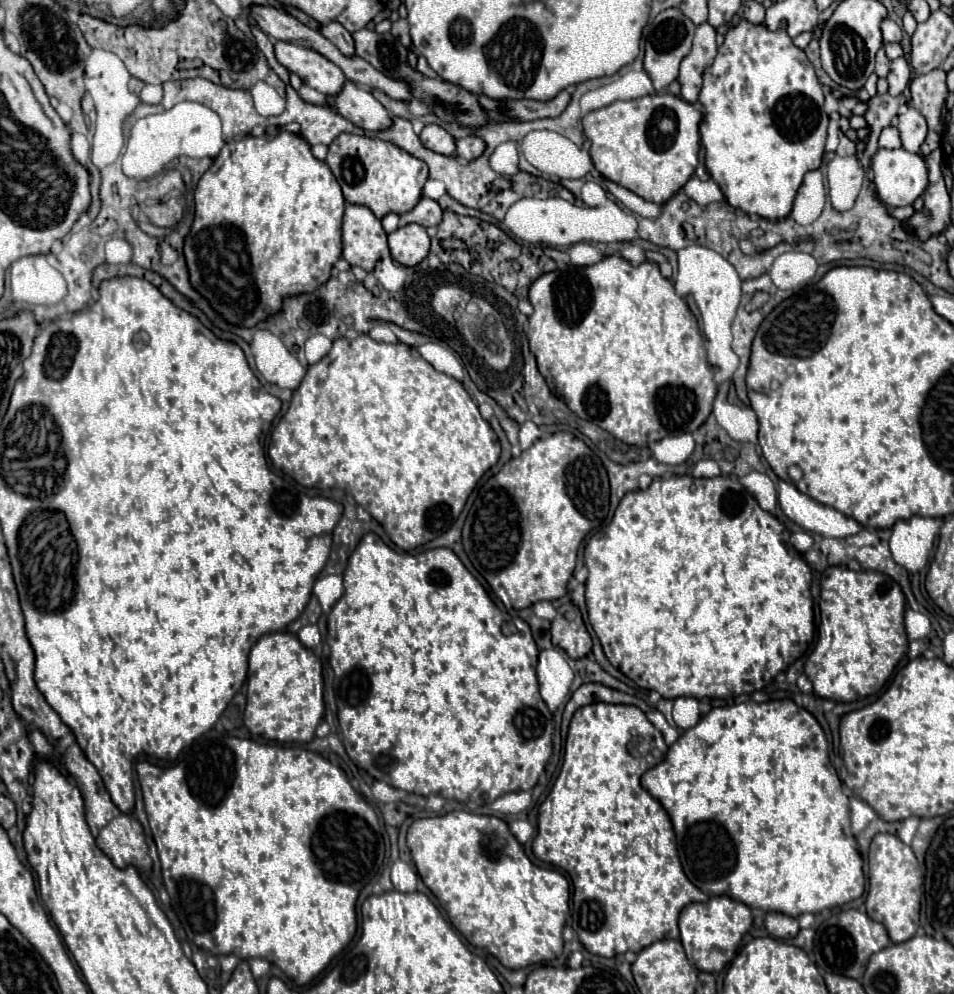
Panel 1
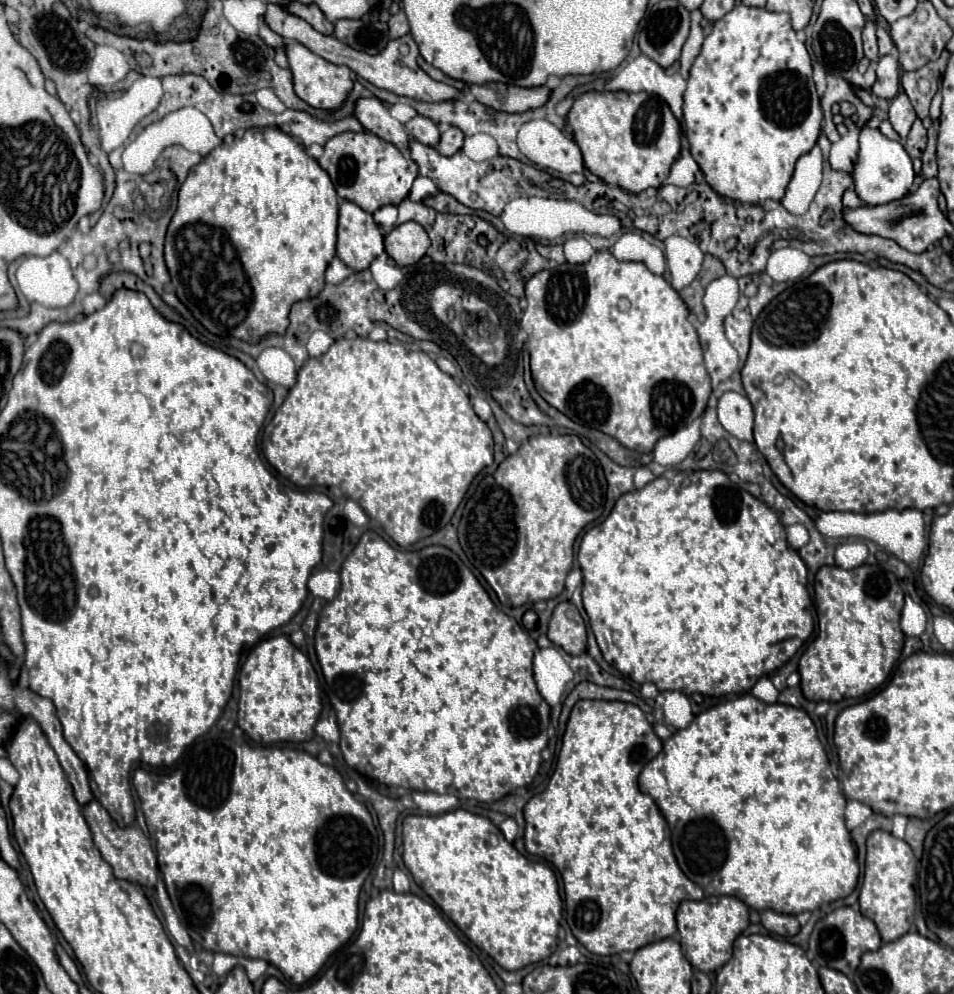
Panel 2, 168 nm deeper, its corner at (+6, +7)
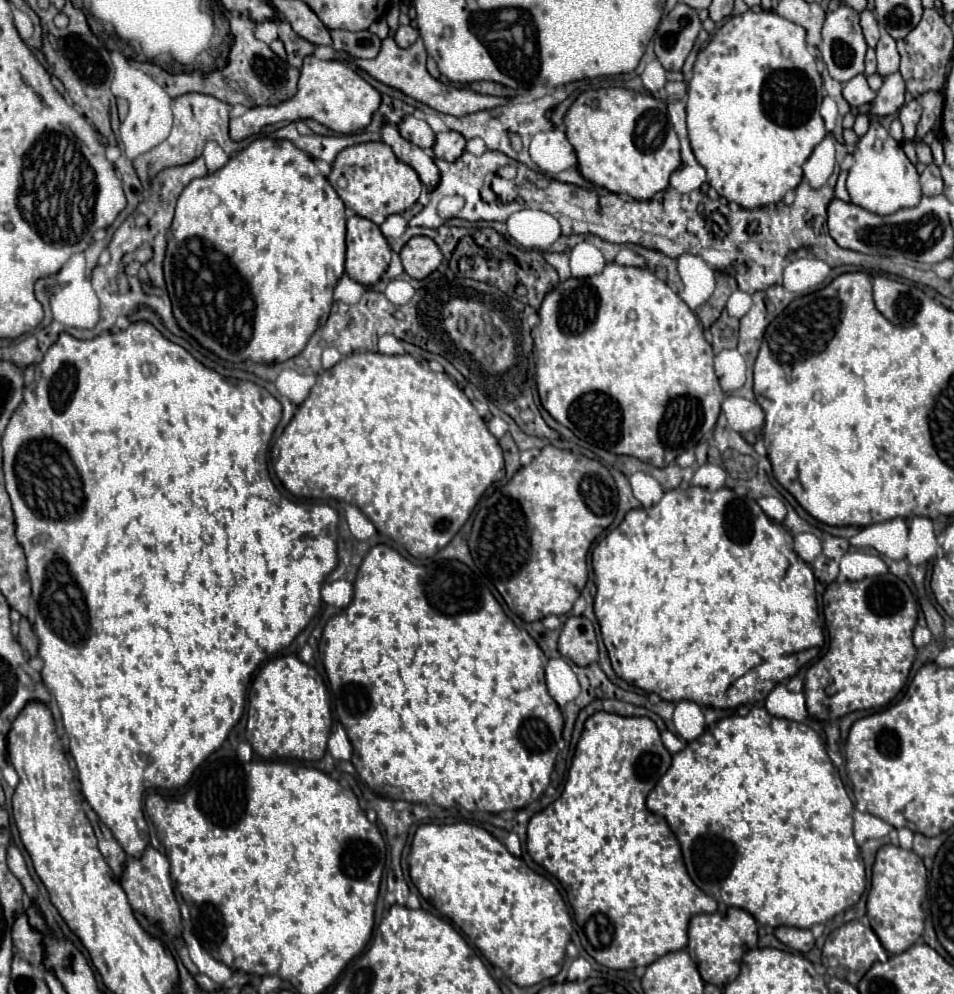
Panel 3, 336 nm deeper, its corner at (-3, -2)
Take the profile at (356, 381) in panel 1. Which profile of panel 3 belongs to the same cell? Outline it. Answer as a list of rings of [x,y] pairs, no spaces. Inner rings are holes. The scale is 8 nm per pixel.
[[[362,352],[362,354],[350,354],[344,360],[340,360],[332,370],[326,370],[316,376],[316,384],[312,386],[310,396],[298,406],[292,422],[286,426],[271,448],[271,461],[276,476],[288,492],[294,496],[310,498],[310,500],[322,501],[326,503],[348,502],[358,506],[376,526],[376,530],[384,536],[390,536],[394,542],[402,544],[414,558],[430,558],[438,550],[442,550],[454,536],[456,532],[464,526],[464,522],[470,518],[476,502],[480,496],[486,492],[486,488],[494,482],[504,478],[504,458],[502,458],[502,448],[498,440],[488,432],[484,420],[468,400],[468,396],[456,386],[454,380],[448,378],[444,372],[432,372],[428,364],[422,360],[416,360],[410,354],[402,356],[386,356],[378,352]]]

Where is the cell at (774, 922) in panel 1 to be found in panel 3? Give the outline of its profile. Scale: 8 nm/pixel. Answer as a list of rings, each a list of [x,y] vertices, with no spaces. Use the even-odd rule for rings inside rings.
[[[782,926],[782,928],[776,928],[776,938],[790,946],[792,950],[798,950],[802,954],[810,952],[814,948],[814,936],[810,930],[800,930],[800,928],[788,928],[788,926]]]

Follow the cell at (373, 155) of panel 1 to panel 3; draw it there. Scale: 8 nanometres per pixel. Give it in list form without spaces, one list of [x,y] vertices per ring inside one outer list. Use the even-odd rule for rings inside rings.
[[[364,142],[344,148],[328,176],[332,188],[338,192],[346,208],[354,210],[354,214],[372,220],[374,224],[382,224],[390,214],[400,214],[408,210],[422,192],[422,182],[418,174],[398,160],[392,148],[384,142]]]

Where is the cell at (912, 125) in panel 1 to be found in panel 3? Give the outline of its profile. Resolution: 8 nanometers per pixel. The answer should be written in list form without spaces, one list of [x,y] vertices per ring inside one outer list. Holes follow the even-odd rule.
[[[910,100],[908,104],[904,104],[898,112],[898,118],[904,126],[904,138],[906,140],[912,140],[914,138],[914,130],[920,122],[920,114],[922,114],[922,106],[916,102],[916,100]]]

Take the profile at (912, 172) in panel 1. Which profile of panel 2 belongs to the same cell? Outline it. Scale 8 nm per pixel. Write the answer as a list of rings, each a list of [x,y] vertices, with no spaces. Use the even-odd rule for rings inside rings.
[[[861,129],[859,137],[859,155],[853,167],[853,181],[855,181],[855,191],[857,195],[867,203],[867,205],[883,205],[897,201],[905,197],[915,181],[913,173],[913,163],[907,151],[899,141],[891,141],[885,135],[879,133],[879,129]]]

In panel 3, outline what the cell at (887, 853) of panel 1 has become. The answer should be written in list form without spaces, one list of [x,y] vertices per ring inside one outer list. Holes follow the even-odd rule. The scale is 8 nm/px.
[[[882,846],[876,854],[876,862],[872,868],[872,888],[866,902],[866,916],[870,920],[872,930],[880,938],[882,946],[890,954],[900,954],[924,932],[924,910],[922,900],[927,893],[926,867],[918,854],[912,850],[902,850],[898,846]]]

